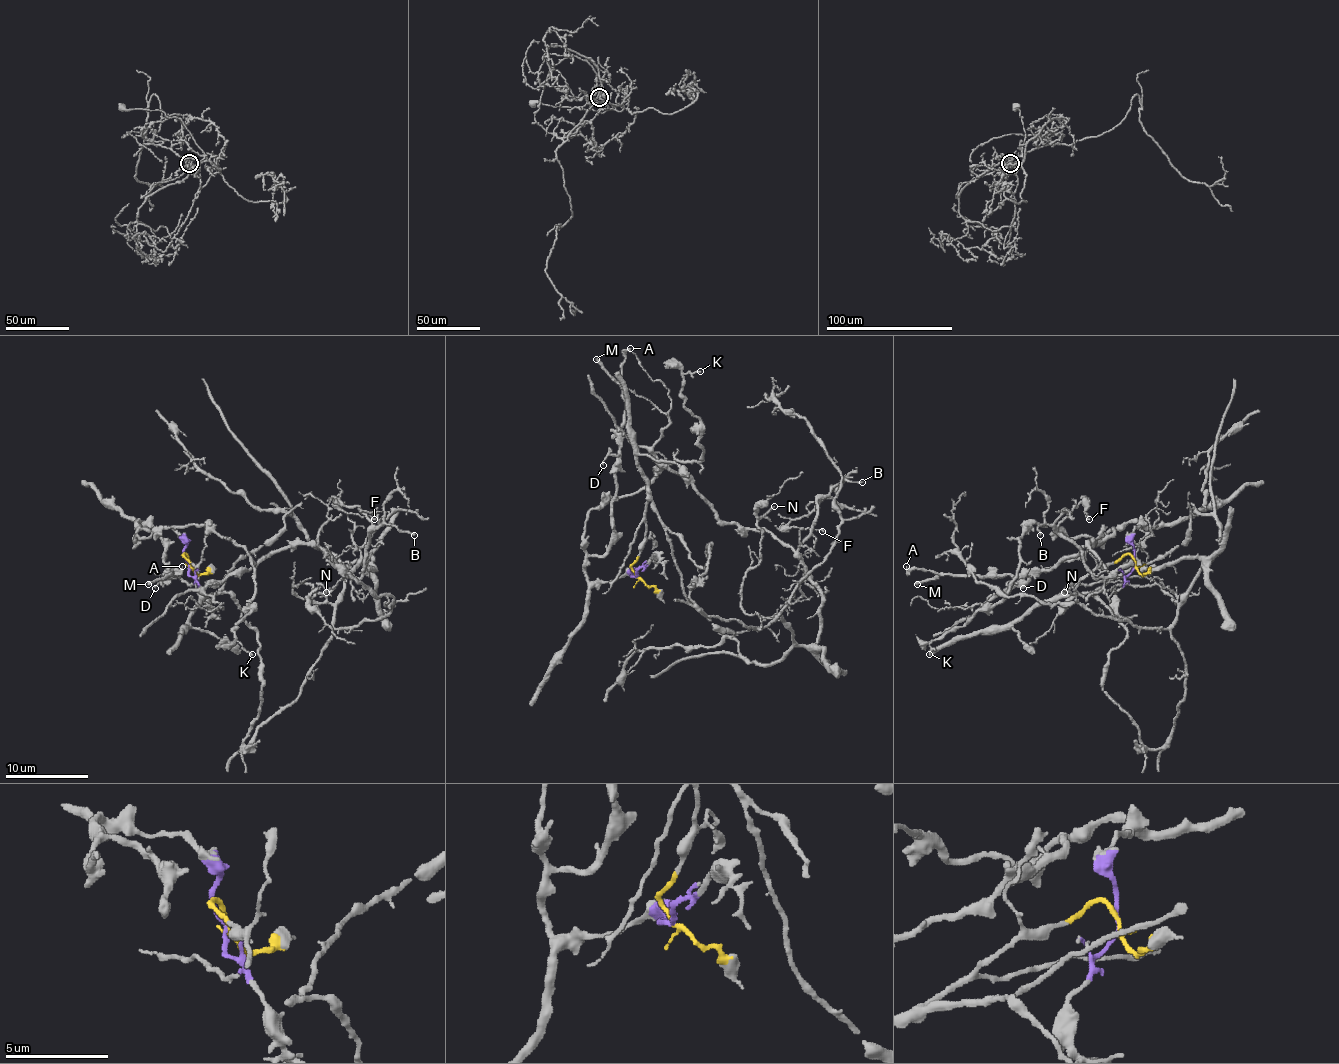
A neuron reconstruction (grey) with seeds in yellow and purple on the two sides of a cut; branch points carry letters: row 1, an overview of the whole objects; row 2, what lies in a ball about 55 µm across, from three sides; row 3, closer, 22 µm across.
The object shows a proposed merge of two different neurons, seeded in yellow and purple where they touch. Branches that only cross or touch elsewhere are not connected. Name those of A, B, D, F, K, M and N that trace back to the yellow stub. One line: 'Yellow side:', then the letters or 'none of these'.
Yellow side: B, F, N

